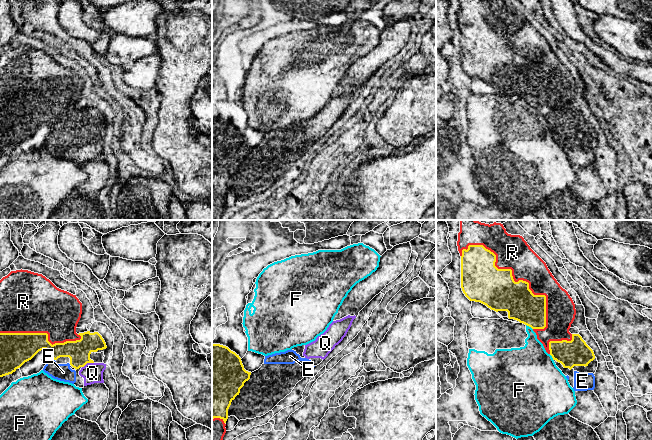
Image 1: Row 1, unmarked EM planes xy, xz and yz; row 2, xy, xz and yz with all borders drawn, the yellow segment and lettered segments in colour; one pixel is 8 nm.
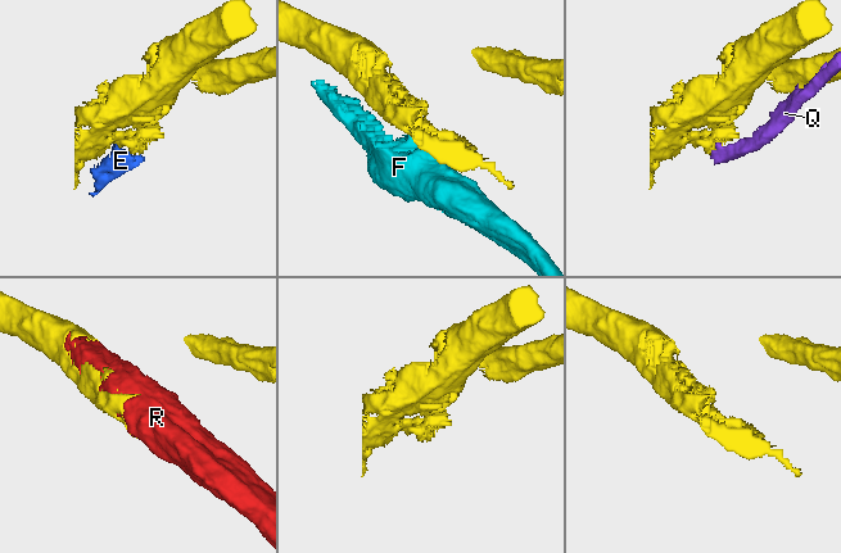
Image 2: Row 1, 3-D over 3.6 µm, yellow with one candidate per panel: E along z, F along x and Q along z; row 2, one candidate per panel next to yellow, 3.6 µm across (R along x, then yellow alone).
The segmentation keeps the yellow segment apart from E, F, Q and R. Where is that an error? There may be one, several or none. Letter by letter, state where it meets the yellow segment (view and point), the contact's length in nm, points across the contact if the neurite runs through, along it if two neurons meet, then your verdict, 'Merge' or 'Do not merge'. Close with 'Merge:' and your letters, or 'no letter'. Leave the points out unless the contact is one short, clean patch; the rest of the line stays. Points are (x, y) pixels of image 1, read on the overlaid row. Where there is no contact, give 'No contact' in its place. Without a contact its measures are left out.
E: Touches yellow at xy (53, 358). Shared border 40 nm. Boundary: xy (52, 357), (54, 360). Do not merge
F: Touches yellow at yz (529, 326). Shared border 70 nm. Do not merge
Q: Touches yellow at xy (87, 362). Shared border 100 nm. Boundary: xy (93, 362), (87, 362), (82, 367). Do not merge
R: Touches yellow at yz (512, 278). Shared border 900 nm. Merge
Merge: R

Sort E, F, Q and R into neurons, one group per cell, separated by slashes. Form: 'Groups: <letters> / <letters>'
Groups: E Q / F / R

